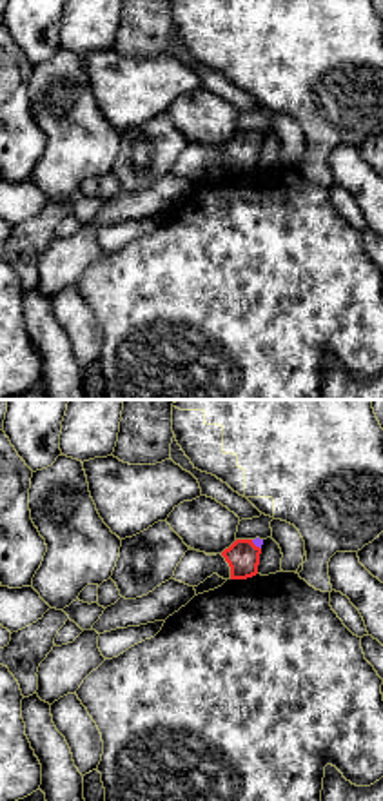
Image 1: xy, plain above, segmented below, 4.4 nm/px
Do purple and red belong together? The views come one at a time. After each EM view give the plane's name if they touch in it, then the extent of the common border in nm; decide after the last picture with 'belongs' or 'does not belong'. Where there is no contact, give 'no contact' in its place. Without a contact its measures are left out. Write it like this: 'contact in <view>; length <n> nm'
contact in xy; length 60 nm

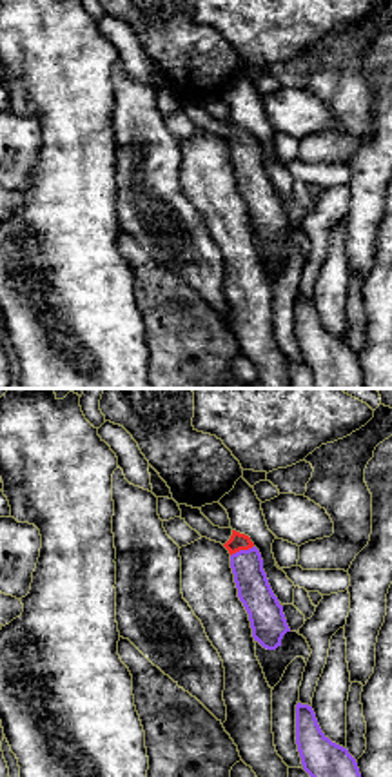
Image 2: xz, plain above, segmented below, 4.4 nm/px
contact in xz; length 120 nm

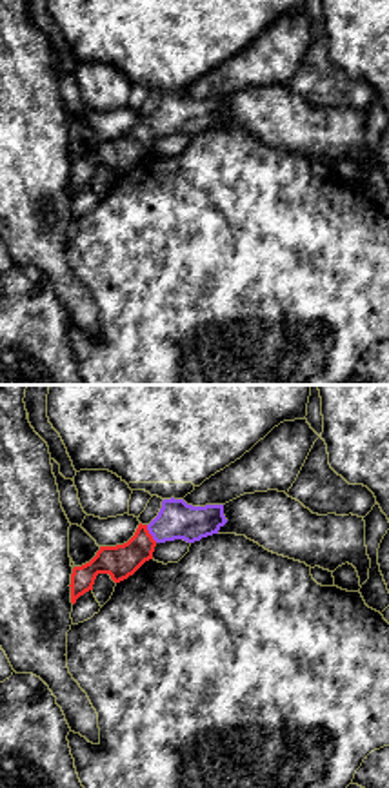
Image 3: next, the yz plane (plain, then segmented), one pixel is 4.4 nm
contact in yz; length 90 nm

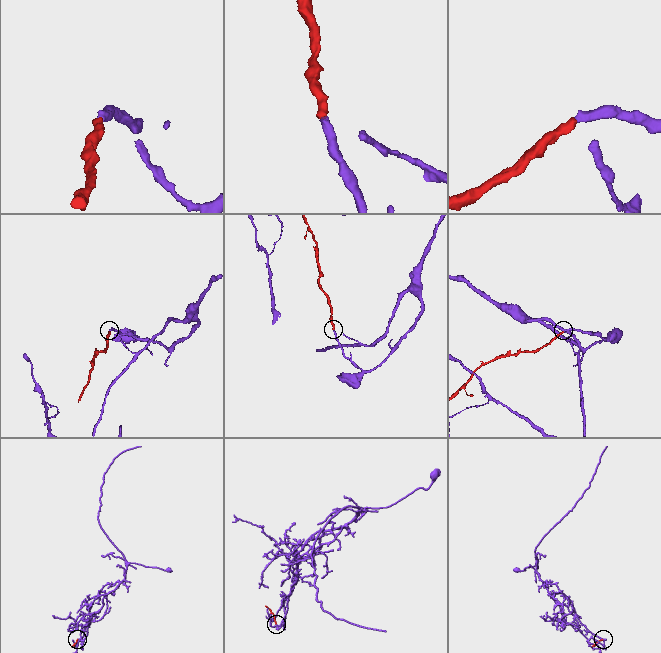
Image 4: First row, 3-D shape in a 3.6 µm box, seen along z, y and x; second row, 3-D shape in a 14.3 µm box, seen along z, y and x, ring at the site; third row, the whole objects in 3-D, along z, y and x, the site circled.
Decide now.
belongs

